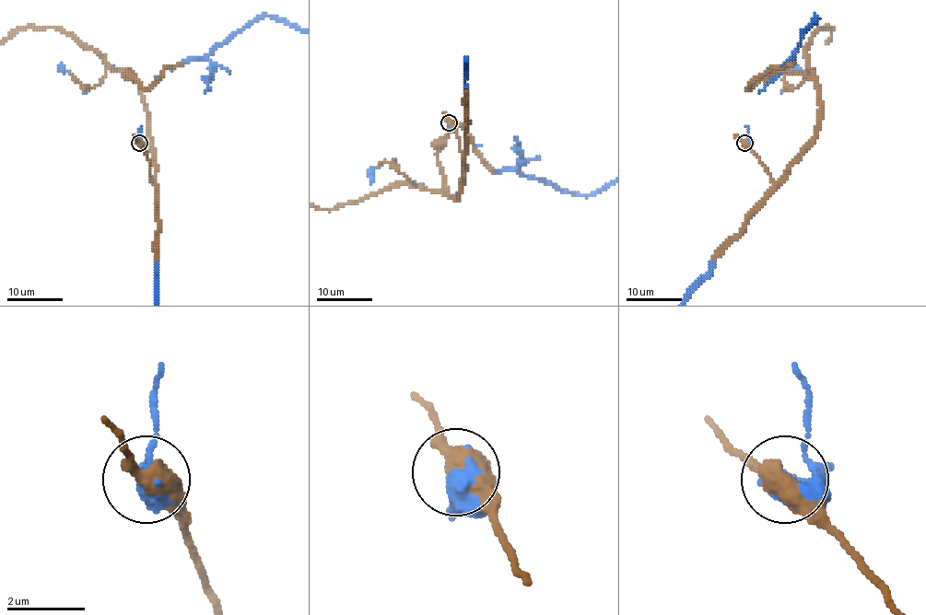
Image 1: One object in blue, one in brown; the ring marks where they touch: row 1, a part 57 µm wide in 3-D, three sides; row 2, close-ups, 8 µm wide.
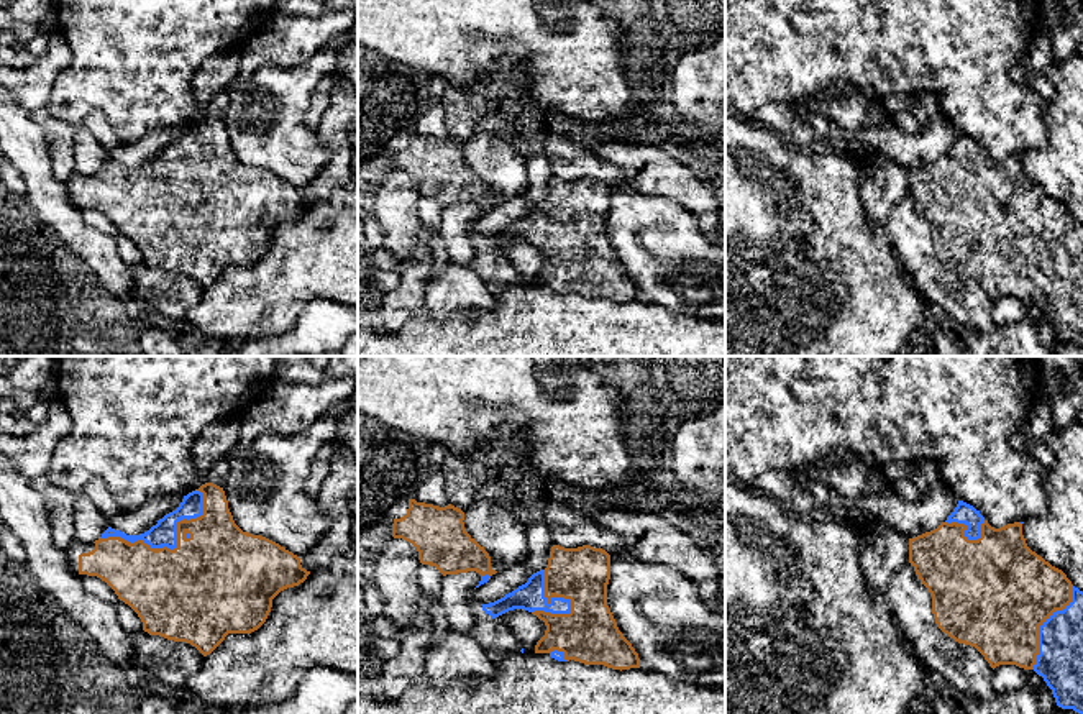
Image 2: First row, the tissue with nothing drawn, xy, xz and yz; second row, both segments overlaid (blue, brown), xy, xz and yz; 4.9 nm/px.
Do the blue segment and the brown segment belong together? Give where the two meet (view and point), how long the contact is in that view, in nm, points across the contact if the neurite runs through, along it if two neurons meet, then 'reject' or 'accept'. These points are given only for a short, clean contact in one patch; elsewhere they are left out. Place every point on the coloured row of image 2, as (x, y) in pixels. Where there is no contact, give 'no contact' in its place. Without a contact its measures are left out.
contact xy (171, 549); length 550 nm; accept

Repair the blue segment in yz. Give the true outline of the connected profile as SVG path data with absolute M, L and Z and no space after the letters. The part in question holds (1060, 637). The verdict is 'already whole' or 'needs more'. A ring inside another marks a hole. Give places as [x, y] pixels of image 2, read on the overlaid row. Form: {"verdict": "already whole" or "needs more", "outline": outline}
{"verdict": "needs more", "outline": "M958 501L937 529L909 538L909 563L932 596L932 614L944 634L975 647L993 670L999 665L1034 670L1052 689L1058 707L1083 714L1083 591L1027 547L1022 524L994 529L980 510Z"}

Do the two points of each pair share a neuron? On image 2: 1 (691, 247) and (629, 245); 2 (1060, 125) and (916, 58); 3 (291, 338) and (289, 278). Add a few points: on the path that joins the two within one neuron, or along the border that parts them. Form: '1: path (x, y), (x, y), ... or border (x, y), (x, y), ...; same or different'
1: path (671, 247), (648, 224), (640, 222), (634, 227); same
2: border (1046, 102), (1046, 140), (1024, 151); different
3: border (314, 299), (302, 309), (291, 329), (253, 338); different

